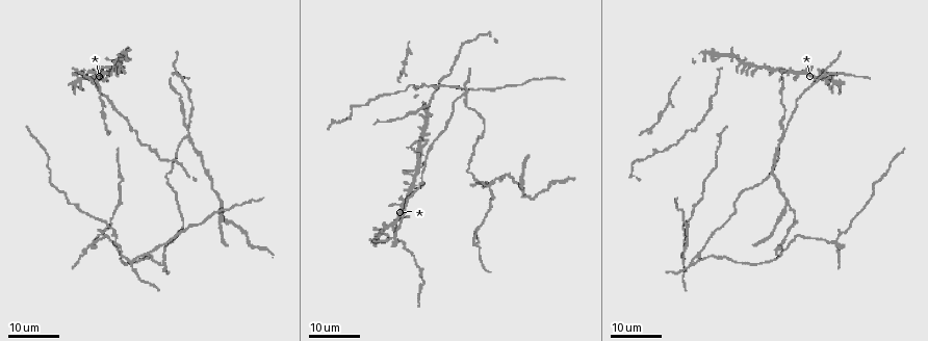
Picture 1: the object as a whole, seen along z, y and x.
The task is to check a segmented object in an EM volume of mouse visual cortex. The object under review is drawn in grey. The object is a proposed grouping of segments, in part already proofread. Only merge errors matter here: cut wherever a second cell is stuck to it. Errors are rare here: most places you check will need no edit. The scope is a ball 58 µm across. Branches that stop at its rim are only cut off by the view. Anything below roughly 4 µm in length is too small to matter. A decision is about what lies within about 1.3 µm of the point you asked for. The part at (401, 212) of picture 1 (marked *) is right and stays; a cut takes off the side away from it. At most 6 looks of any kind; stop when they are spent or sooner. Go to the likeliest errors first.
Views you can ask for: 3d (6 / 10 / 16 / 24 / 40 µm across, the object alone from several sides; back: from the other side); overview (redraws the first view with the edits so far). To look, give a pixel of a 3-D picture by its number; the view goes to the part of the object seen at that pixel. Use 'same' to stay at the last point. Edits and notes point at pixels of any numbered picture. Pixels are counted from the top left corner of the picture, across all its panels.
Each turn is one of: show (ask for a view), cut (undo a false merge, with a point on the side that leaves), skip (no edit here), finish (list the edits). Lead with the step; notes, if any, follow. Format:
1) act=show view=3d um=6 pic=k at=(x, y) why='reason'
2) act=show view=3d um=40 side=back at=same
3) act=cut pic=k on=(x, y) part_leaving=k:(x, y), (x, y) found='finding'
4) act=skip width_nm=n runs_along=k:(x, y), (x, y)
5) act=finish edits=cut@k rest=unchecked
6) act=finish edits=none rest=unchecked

act=show view=3d um=24 pic=1 at=(836, 241) why='four or more arms meet'

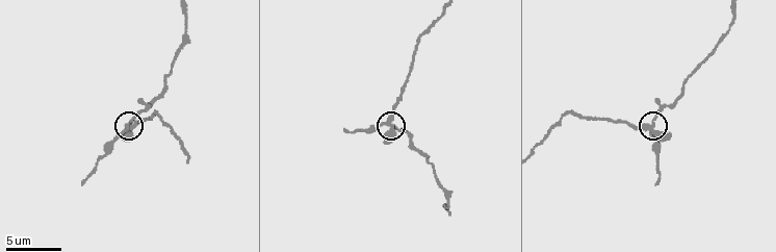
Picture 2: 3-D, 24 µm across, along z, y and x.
act=show view=3d um=6 pic=2 at=(650, 126) why='closer look'

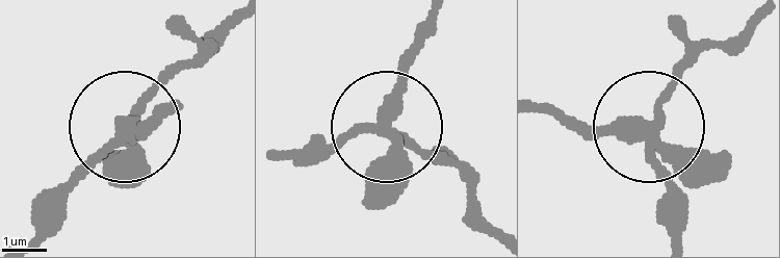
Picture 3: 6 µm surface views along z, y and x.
act=show view=3d um=6 side=back pic=3 at=(655, 122)

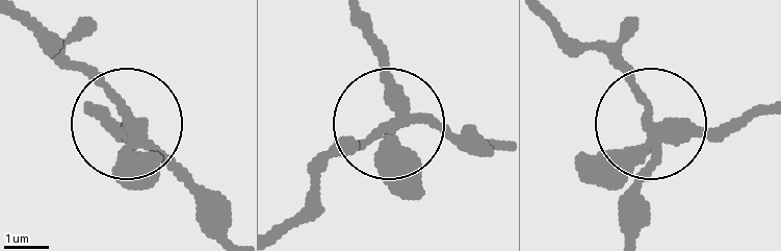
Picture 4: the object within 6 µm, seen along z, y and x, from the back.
act=skip arms=4 runs_along=4:(349, 17), (380, 61), (397, 125), (427, 117), (479, 140) found='one cell here'

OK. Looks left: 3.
act=show view=3d um=16 pic=1 at=(784, 136) why='three arms meet'

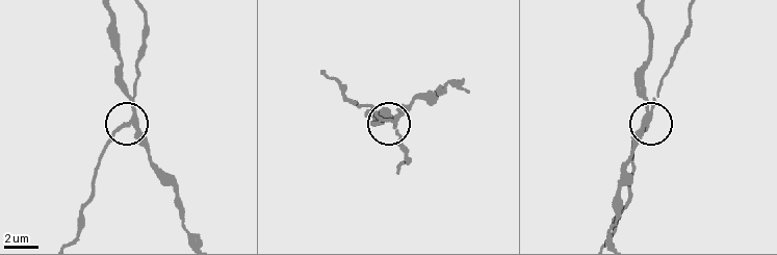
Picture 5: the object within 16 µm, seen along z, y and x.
act=show view=3d um=10 pic=5 at=(131, 126)

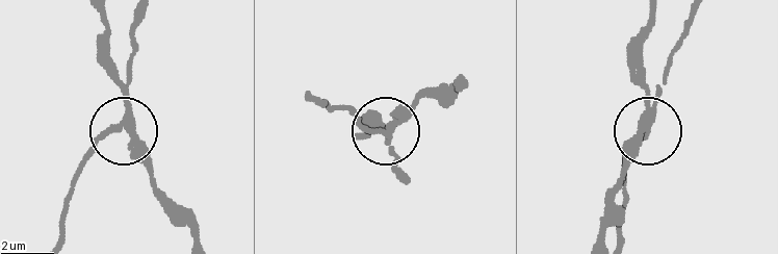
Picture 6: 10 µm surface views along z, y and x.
act=cut pic=6 on=(134, 152) arms=3 found='a second cell is stuck on'

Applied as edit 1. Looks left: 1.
act=finish edits=cut@6 rest=unchecked

